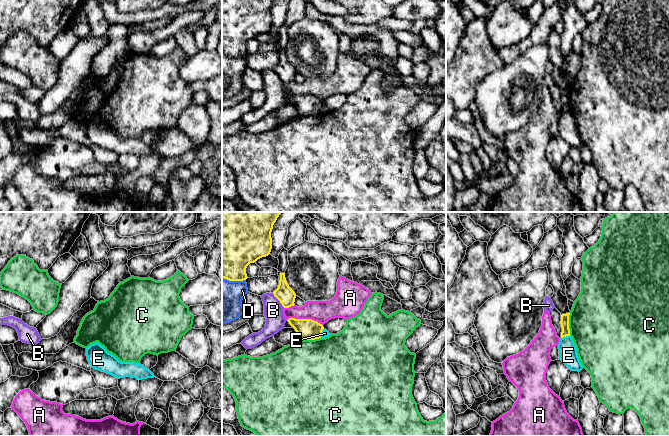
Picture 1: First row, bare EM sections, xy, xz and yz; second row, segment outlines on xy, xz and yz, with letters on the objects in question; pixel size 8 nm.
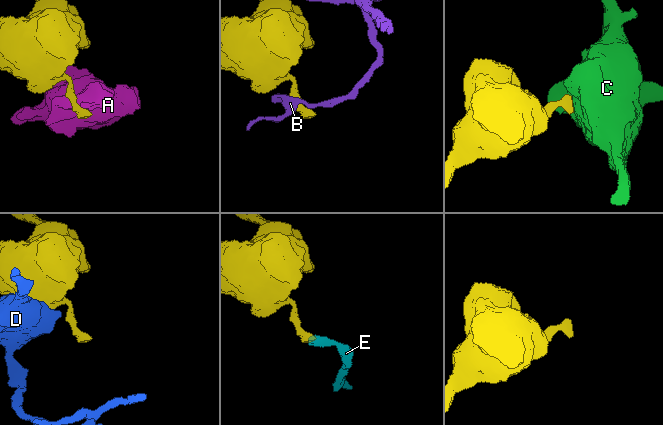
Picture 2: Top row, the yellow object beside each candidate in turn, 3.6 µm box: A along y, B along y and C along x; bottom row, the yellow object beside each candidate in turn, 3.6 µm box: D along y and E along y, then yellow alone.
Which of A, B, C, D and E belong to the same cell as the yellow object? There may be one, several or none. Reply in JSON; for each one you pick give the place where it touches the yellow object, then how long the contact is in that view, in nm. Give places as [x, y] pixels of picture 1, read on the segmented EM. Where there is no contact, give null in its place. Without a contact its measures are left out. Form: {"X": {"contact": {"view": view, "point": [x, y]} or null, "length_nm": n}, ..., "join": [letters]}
{"join": []}

